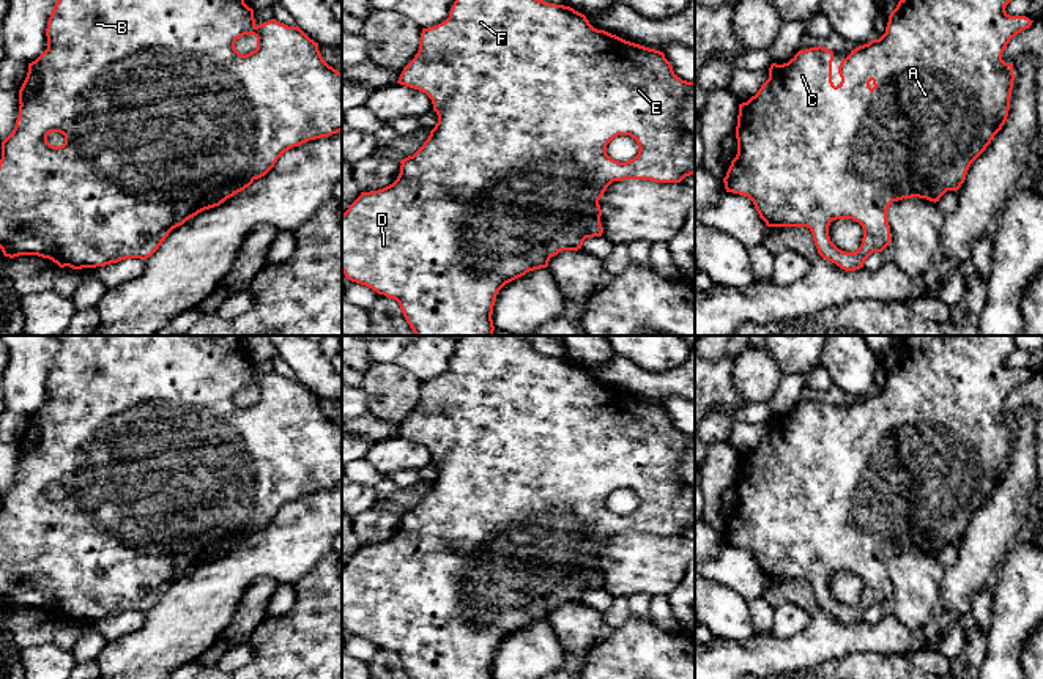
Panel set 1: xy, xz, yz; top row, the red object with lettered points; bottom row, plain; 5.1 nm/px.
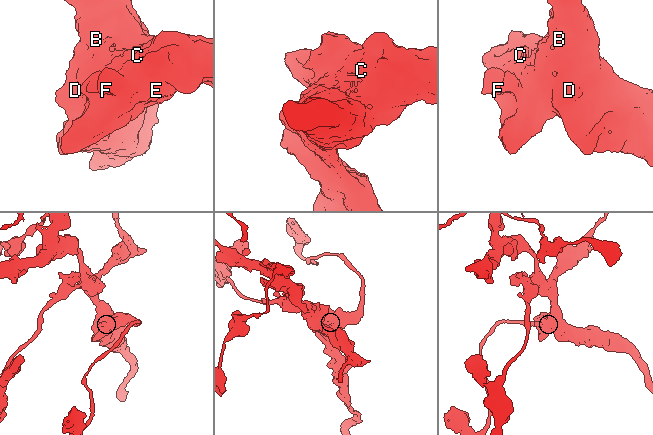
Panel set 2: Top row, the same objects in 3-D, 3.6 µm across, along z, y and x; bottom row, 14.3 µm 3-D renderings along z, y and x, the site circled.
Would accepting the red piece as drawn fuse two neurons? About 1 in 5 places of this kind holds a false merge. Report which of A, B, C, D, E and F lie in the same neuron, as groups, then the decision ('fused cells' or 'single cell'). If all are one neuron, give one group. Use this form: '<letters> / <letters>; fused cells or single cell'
A B C D E F; single cell

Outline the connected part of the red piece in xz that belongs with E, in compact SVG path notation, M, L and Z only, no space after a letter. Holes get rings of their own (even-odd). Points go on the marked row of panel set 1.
M455 0L444 22L422 28L419 50L403 68L397 83L425 93L438 123L424 145L400 161L400 173L392 184L361 192L342 214L342 273L348 280L395 299L416 336L493 336L493 306L506 284L547 268L550 258L561 250L581 249L586 238L602 236L599 200L613 181L681 183L695 173L695 82L677 77L663 52L597 30L585 14L570 6L544 0ZM618 135L637 140L640 150L633 159L619 162L607 154L607 145Z

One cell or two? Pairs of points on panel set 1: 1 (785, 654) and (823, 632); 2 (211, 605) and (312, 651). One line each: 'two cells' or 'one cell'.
1: one cell
2: two cells

